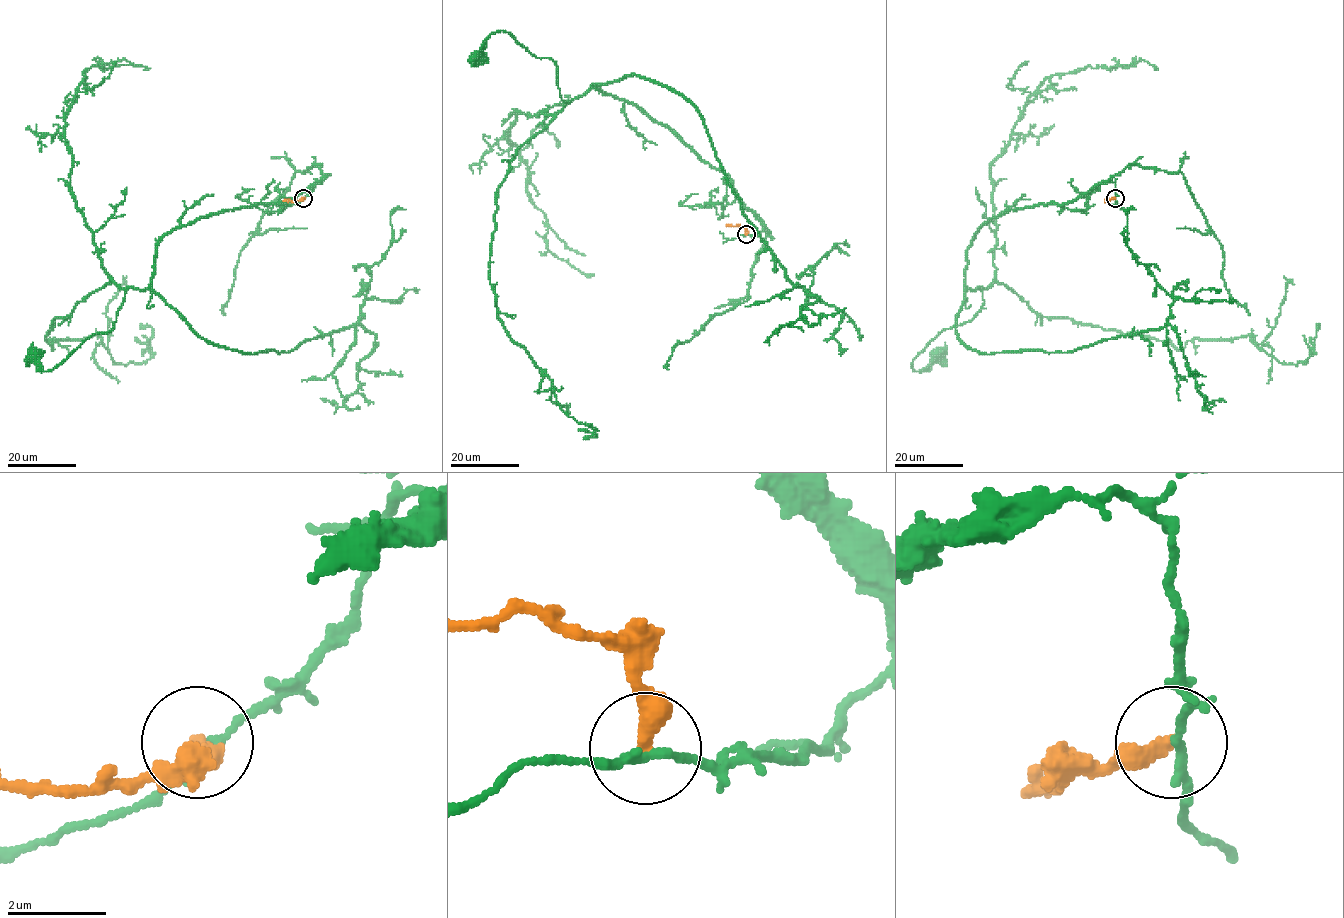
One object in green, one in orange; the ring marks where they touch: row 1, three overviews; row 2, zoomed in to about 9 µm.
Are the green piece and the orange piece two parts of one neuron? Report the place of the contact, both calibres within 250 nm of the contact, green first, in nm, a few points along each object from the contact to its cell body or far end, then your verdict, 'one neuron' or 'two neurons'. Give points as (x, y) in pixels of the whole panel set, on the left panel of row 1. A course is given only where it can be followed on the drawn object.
place (303, 198); calibres 170 and 360 nm; course green (303, 198), (320, 181), (287, 204), (171, 229), (151, 283), (125, 290), (112, 329), (48, 370), (34, 353); course orange (303, 198), (298, 201), (283, 201); two neurons

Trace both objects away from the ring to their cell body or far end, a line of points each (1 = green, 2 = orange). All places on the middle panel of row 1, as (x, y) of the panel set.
1: (746, 234), (763, 224), (731, 180), (635, 106), (595, 84), (567, 103), (556, 63), (503, 31), (477, 57)
2: (746, 234), (742, 226), (727, 225)

